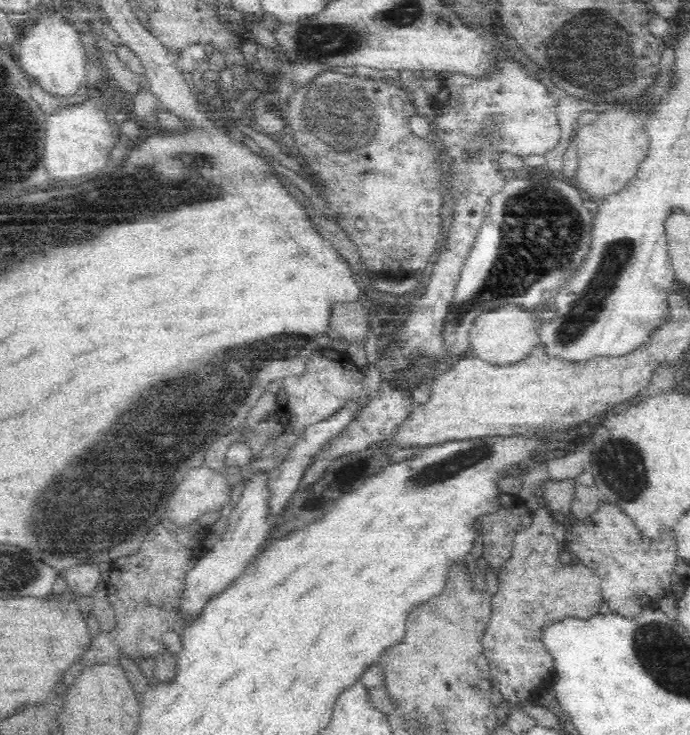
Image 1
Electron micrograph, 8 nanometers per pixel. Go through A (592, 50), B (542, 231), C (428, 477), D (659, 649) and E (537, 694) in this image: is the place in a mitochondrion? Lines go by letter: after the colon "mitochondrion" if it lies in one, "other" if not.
A: mitochondrion
B: mitochondrion
C: mitochondrion
D: mitochondrion
E: other

